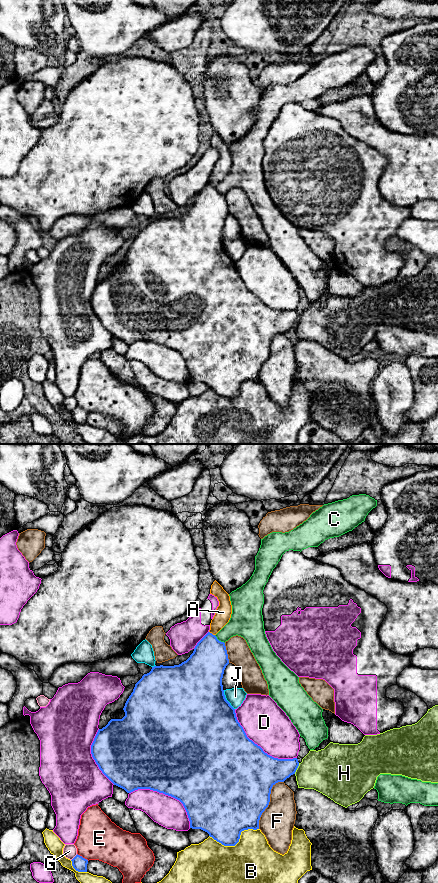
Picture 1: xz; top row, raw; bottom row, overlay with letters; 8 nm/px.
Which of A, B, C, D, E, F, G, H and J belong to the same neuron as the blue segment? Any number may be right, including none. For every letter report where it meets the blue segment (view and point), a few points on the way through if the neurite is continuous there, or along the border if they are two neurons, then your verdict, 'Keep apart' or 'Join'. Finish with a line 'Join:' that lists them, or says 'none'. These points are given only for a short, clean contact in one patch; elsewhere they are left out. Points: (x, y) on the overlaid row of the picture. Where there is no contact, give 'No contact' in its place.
A: Touches blue at xz (211, 633). Boundary: xz (209, 631), (214, 635). Keep apart
B: Touches blue at xz (236, 843). Keep apart
C: Touches blue at xz (218, 640). Keep apart
D: Touches blue at xz (257, 745). Keep apart
E: Touches blue at xz (82, 857). Keep apart
F: Touches blue at xz (269, 801). Keep apart
G: Touches blue at xz (74, 857). Keep apart
H: Touches blue at xz (297, 767). Keep apart
J: Touches blue at xz (226, 700). Keep apart
Join: none

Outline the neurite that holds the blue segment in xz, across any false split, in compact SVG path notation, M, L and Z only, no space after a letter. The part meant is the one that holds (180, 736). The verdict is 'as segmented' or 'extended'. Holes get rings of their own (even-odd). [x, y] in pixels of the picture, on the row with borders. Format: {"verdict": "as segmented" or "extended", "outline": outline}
{"verdict": "as segmented", "outline": "M208 632L195 646L190 657L179 665L154 666L151 671L144 674L135 684L133 692L127 699L123 708L125 716L122 719L111 719L108 724L99 729L91 745L91 754L102 773L116 786L131 793L138 789L150 789L171 796L179 800L188 815L190 828L201 829L217 842L224 846L235 846L240 839L241 832L248 829L259 829L259 820L268 807L272 787L278 782L284 782L295 774L299 762L297 758L278 759L263 751L263 749L250 740L243 727L237 720L235 709L226 700L222 685L222 678L226 666L229 664L228 654L224 642Z"}

